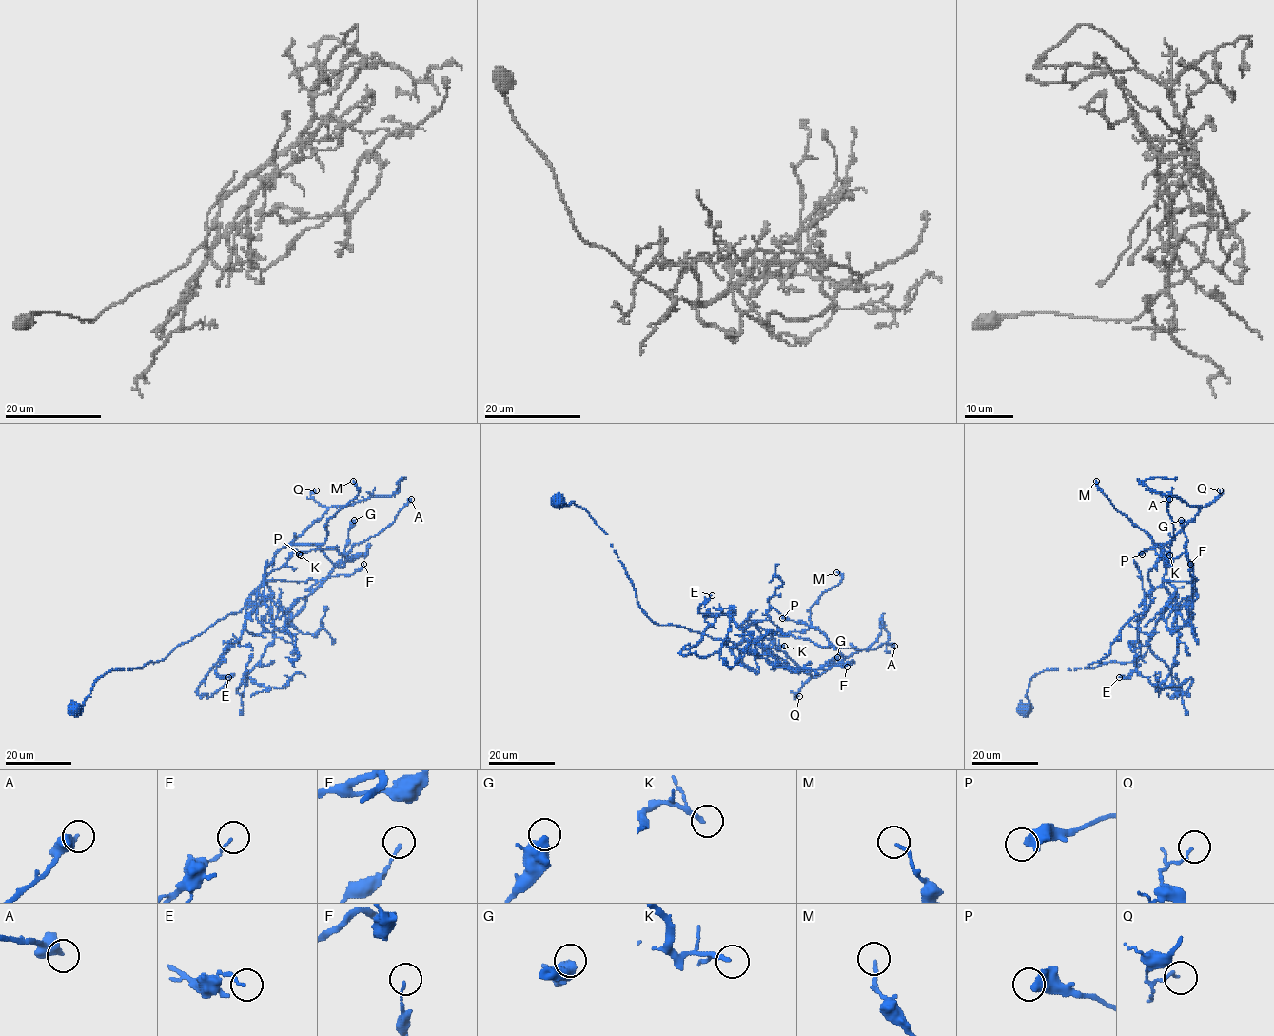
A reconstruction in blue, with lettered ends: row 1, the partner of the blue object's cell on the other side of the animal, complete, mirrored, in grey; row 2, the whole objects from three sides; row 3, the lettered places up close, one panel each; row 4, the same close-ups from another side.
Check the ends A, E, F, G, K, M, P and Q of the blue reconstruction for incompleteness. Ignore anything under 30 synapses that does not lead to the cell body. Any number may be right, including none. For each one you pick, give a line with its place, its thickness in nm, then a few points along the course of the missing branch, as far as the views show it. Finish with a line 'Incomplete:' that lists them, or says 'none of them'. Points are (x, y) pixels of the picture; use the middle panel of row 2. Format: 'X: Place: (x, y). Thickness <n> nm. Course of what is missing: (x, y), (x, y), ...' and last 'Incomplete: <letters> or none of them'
Incomplete: none of them

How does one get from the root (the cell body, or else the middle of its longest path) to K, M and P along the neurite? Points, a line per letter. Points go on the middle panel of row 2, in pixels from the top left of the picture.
K: (558, 502), (585, 509), (607, 534), (638, 606), (654, 622), (722, 639), (730, 647), (754, 625), (784, 646)
M: (558, 502), (585, 509), (607, 534), (654, 622), (730, 647), (807, 630), (810, 607), (841, 581), (836, 572)
P: (558, 502), (585, 509), (607, 534), (654, 622), (730, 647), (770, 632), (832, 646), (822, 632), (782, 618)

